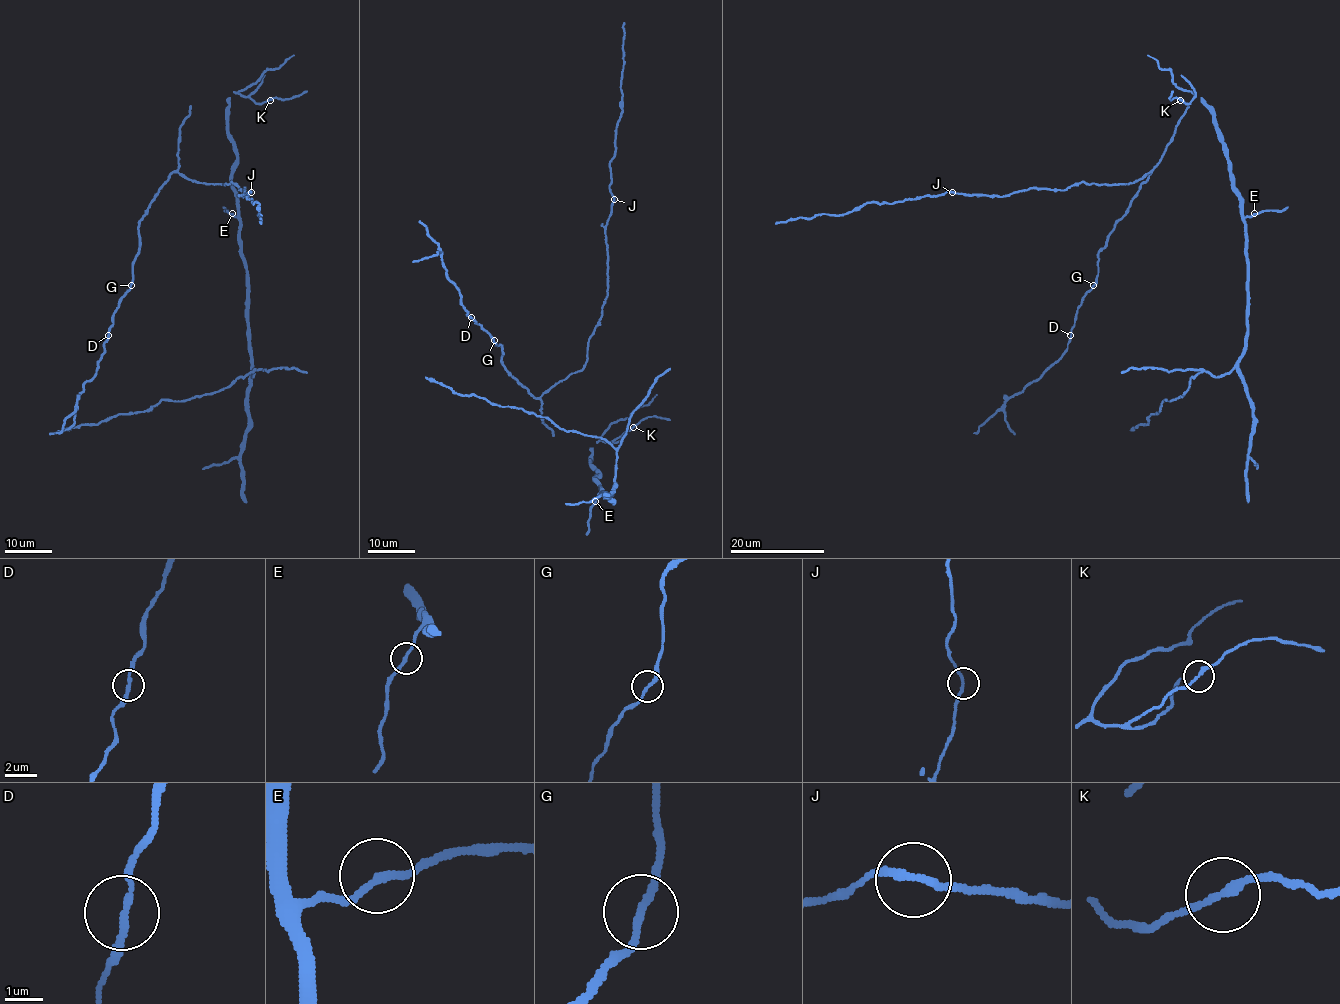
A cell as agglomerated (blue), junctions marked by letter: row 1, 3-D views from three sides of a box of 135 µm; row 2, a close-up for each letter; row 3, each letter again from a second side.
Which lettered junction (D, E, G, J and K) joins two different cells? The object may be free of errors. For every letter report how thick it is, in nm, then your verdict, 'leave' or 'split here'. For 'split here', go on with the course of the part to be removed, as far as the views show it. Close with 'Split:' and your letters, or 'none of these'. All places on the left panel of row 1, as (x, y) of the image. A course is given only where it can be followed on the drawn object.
D: calibre 180 nm; leave
E: calibre 180 nm; leave
G: calibre 190 nm; leave
J: calibre 180 nm; leave
K: calibre 200 nm; leave
Split: none of these

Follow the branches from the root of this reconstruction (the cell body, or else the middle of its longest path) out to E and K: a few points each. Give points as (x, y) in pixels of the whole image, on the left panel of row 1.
E: (228, 102), (228, 133), (236, 154), (231, 188), (236, 195), (237, 217), (232, 213)
K: (228, 102), (234, 92), (249, 96), (257, 103), (270, 100)

